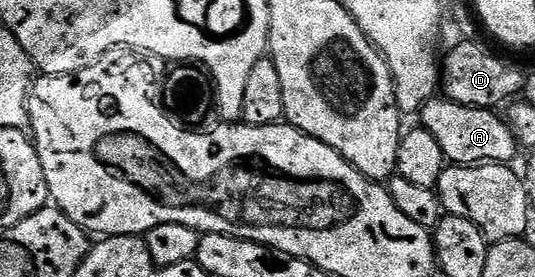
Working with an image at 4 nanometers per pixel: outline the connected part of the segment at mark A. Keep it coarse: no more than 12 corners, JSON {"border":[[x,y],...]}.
{"border":[[434,96],[419,111],[446,163],[509,164],[517,137],[496,109]]}

